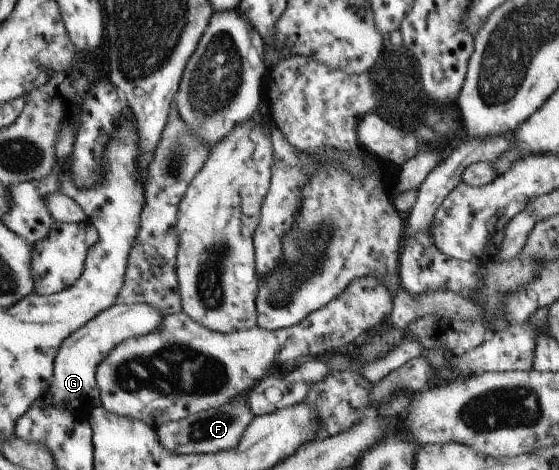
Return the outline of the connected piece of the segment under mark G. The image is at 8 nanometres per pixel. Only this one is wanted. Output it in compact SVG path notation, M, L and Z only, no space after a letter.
M111 305L96 317L88 320L81 328L72 332L57 349L54 358L52 376L53 382L48 386L54 403L63 403L66 409L86 416L100 405L98 390L95 384L95 369L108 355L108 352L123 339L137 338L145 333L153 332L165 315L155 311L149 305Z

